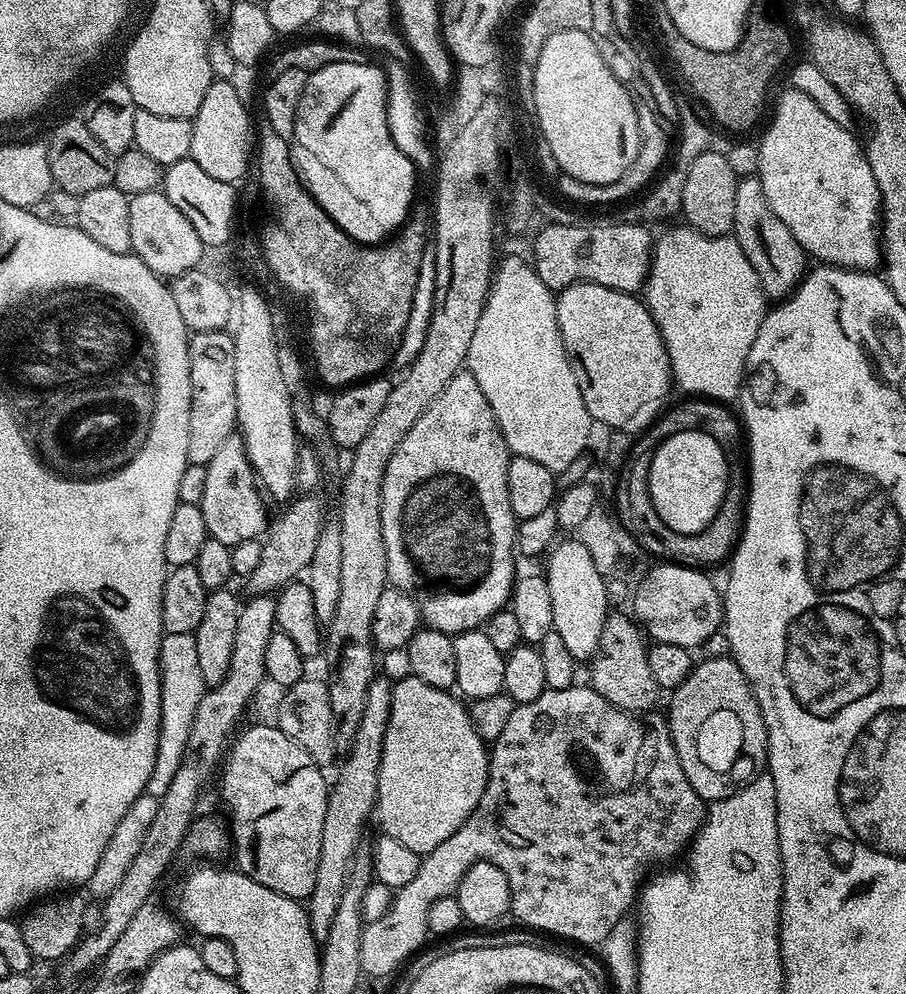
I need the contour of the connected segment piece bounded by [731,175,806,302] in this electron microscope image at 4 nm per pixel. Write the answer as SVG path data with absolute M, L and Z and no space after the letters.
M759 175L746 176L736 181L734 226L731 235L735 236L736 241L742 246L742 254L750 258L750 266L754 266L758 282L769 301L783 301L804 279L806 253L794 238L794 234L786 230L786 222L782 222L782 218L778 218L778 214L770 210L766 202L766 190L762 190Z

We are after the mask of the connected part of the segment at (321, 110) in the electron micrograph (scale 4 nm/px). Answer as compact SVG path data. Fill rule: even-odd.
M351 58L338 60L334 64L321 63L319 67L316 73L313 71L308 77L299 111L304 116L312 116L316 112L317 118L324 120L328 129L325 132L300 130L295 133L294 140L306 146L315 156L322 158L322 162L349 187L355 197L364 196L364 200L372 204L372 212L376 212L376 216L380 216L384 224L394 224L400 228L414 207L412 191L416 188L418 168L395 145L394 138L391 137L388 125L388 82L384 68L375 68L372 64L355 64Z

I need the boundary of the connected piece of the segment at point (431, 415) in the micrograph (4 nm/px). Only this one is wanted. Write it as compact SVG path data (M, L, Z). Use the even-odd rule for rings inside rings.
M461 370L456 373L448 385L434 398L431 406L424 411L422 418L410 426L406 438L398 442L398 450L394 450L394 458L386 466L386 474L382 482L382 538L386 542L386 566L388 567L388 584L404 592L416 603L419 619L425 625L439 632L455 634L479 629L499 608L505 607L512 598L512 585L518 579L516 572L516 515L510 510L510 494L506 482L506 470L510 453L500 433L498 422L494 418L494 410L490 410L490 402L486 402L486 394L482 394L482 386L474 382L471 372Z

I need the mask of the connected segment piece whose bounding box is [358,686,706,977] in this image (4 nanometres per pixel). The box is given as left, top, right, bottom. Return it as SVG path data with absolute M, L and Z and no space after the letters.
M573 686L566 690L554 690L548 688L541 696L534 698L534 702L526 702L525 704L517 704L516 709L510 714L510 718L506 718L506 726L502 726L502 734L498 734L496 740L491 741L490 755L488 757L488 781L486 782L486 790L482 794L482 798L478 802L478 806L474 810L474 814L470 814L470 818L466 818L466 822L462 822L462 826L458 826L458 830L454 830L454 834L450 834L450 838L446 838L446 842L441 842L439 846L434 846L434 850L430 850L424 857L422 857L420 865L418 866L418 874L414 874L414 879L410 882L406 882L406 886L395 889L392 897L392 905L386 910L386 914L382 914L382 918L378 918L378 922L370 922L365 924L364 933L360 939L360 945L358 946L358 958L360 959L360 970L365 977L368 976L388 976L396 967L403 965L405 962L412 959L417 952L421 951L425 947L426 941L424 936L428 932L426 926L426 914L430 912L430 906L443 896L450 896L455 893L457 886L462 882L462 878L466 874L466 870L470 870L470 866L474 866L478 862L485 860L490 862L494 866L498 866L498 870L502 870L502 874L506 874L506 882L510 882L510 898L512 899L512 907L510 909L511 915L517 916L521 925L527 926L529 929L535 930L537 933L543 934L543 932L549 932L552 936L565 936L568 940L577 940L578 943L584 944L580 946L592 946L588 944L596 944L596 946L603 945L606 937L610 934L610 930L614 930L614 926L620 920L625 919L628 907L633 907L634 899L638 894L638 885L645 879L644 871L647 870L648 864L660 864L663 860L675 861L677 857L681 855L691 844L697 832L700 831L700 825L704 823L704 814L706 811L705 801L700 799L698 793L694 790L694 786L690 786L690 782L686 778L686 774L682 770L682 762L678 762L678 754L674 750L674 742L672 741L672 735L668 732L668 725L663 719L656 720L653 724L643 724L643 719L637 718L631 712L623 712L622 709L614 707L610 702L606 702L606 698L602 698L602 694L598 694L592 689L591 686Z

